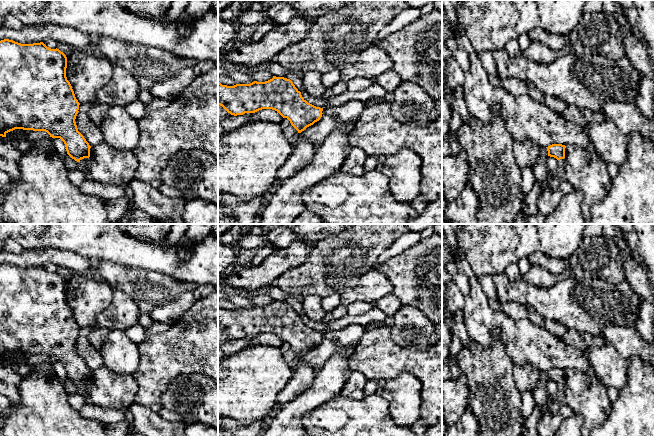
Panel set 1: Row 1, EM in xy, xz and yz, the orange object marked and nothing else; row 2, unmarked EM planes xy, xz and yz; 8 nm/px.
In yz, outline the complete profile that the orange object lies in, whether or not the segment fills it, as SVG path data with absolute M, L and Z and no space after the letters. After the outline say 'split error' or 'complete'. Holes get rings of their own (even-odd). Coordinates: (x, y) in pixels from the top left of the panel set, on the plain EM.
M552 368L547 371L548 380L554 381L557 384L565 382L565 369L562 368Z; complete

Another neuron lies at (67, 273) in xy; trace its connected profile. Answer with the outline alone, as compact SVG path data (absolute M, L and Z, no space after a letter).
M59 267L57 273L63 276L66 280L78 276L76 272L66 267Z

